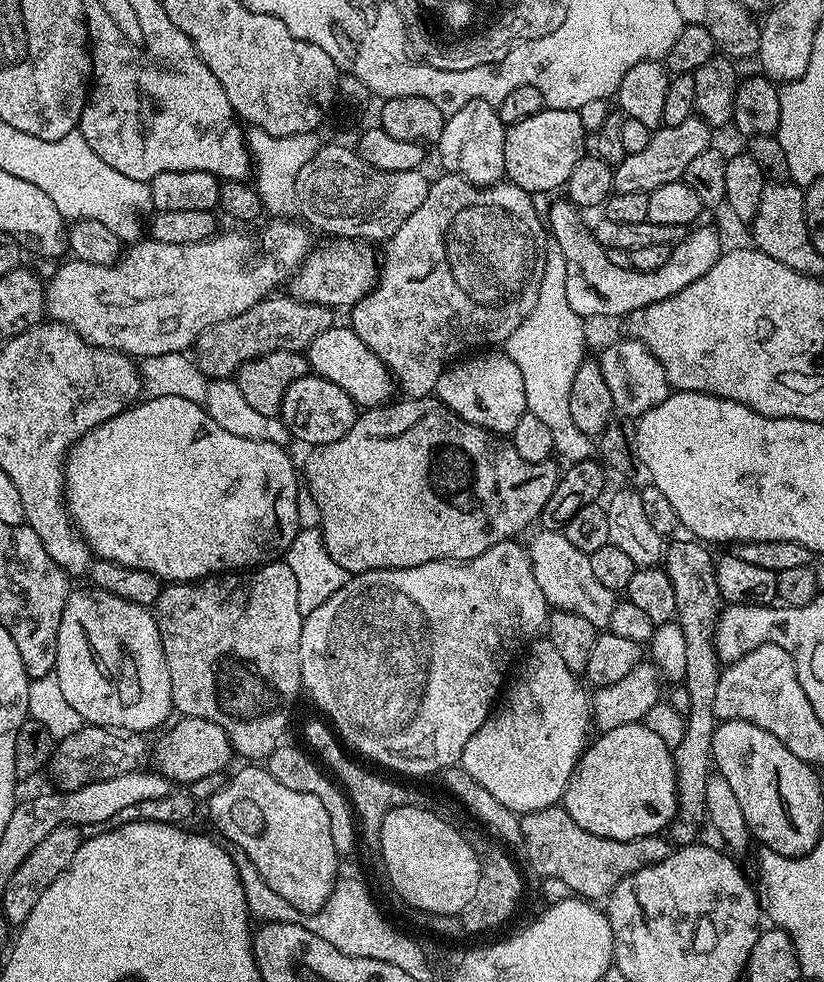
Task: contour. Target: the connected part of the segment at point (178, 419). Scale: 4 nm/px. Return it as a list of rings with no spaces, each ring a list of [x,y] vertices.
[[[137,402],[125,408],[122,414],[102,422],[102,426],[90,430],[72,447],[64,462],[64,498],[77,533],[99,559],[146,570],[161,582],[195,582],[206,576],[233,570],[251,570],[283,557],[302,528],[300,488],[296,485],[298,464],[288,457],[289,449],[272,442],[250,442],[250,438],[238,438],[238,434],[229,434],[199,404],[176,407],[180,408],[147,408],[144,402]]]

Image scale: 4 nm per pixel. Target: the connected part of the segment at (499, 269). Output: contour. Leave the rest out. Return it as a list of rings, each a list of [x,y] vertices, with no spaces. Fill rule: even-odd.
[[[451,174],[433,179],[422,206],[383,245],[376,287],[350,309],[350,327],[382,358],[405,397],[431,397],[445,368],[473,350],[503,345],[534,310],[534,302],[538,302],[542,260],[536,239],[540,236],[540,224],[542,228],[541,213],[539,216],[516,200],[521,199],[522,193],[515,184],[501,183],[498,191],[505,200],[492,204],[492,188],[479,188]]]

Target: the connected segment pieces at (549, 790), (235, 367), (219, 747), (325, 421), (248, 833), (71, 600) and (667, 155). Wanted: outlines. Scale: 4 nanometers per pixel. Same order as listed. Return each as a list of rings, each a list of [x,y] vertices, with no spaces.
[[[547,638],[537,639],[527,652],[523,657],[524,665],[521,666],[512,689],[511,684],[507,689],[508,701],[504,705],[501,703],[474,734],[474,738],[466,742],[464,753],[459,759],[459,763],[470,777],[481,783],[486,790],[490,790],[503,806],[517,814],[546,810],[563,801],[572,772],[589,743],[588,728],[593,727],[589,693],[580,692],[579,686],[576,685],[577,673],[572,672],[566,662],[562,662],[562,654],[554,650],[552,641]]]
[[[273,294],[266,300],[259,300],[250,310],[245,310],[242,314],[234,314],[234,318],[226,318],[214,326],[210,326],[203,334],[196,339],[194,345],[194,359],[202,370],[202,374],[208,377],[209,381],[226,380],[235,377],[242,365],[250,362],[259,356],[265,356],[267,352],[277,352],[278,350],[290,350],[291,352],[304,352],[326,329],[333,327],[333,309],[327,304],[311,304],[305,300],[297,300],[291,295]]]
[[[185,716],[177,721],[176,725],[173,723],[167,729],[169,732],[157,744],[155,741],[151,749],[150,760],[151,763],[156,763],[153,764],[155,771],[180,786],[189,786],[200,778],[223,773],[224,767],[234,760],[232,743],[226,730],[222,730],[222,726],[214,726],[214,722],[206,718],[197,716]]]
[[[309,374],[290,382],[290,386],[284,391],[278,415],[288,428],[288,435],[293,441],[301,440],[307,446],[319,446],[338,442],[342,434],[355,426],[358,406],[352,401],[350,394],[342,390],[342,386],[334,386],[334,382],[326,382],[326,378]]]
[[[244,766],[240,773],[230,779],[207,801],[206,808],[216,823],[216,828],[225,836],[233,849],[242,851],[258,870],[258,874],[290,906],[297,908],[301,914],[317,912],[330,898],[336,886],[341,857],[334,846],[334,838],[330,838],[330,814],[326,814],[326,806],[314,794],[302,794],[298,790],[290,790],[290,786],[282,786],[260,766]]]
[[[69,591],[68,601],[62,610],[62,622],[58,626],[54,674],[58,678],[58,686],[62,686],[66,702],[82,714],[84,721],[97,728],[148,734],[159,724],[167,725],[168,715],[174,712],[172,687],[155,615],[134,602],[126,602],[126,598],[118,598],[118,594],[87,591]]]
[[[693,114],[681,122],[679,126],[663,126],[655,129],[646,150],[638,150],[638,154],[627,154],[622,163],[615,165],[612,174],[612,186],[617,192],[653,192],[658,186],[666,186],[666,182],[683,180],[684,171],[693,158],[702,154],[713,143],[713,129],[706,121]]]

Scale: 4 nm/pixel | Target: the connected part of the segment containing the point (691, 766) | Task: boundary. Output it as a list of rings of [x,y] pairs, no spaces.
[[[695,538],[688,540],[673,539],[664,549],[662,557],[662,567],[664,573],[670,578],[674,586],[674,602],[676,603],[675,619],[678,621],[680,629],[684,632],[686,638],[686,674],[682,685],[690,692],[691,709],[686,717],[684,726],[684,737],[682,742],[675,745],[674,759],[676,762],[676,783],[678,791],[676,793],[676,816],[672,823],[666,829],[666,836],[673,845],[683,846],[685,844],[697,843],[700,827],[705,827],[706,813],[706,782],[710,774],[710,757],[712,754],[712,739],[714,730],[718,723],[714,710],[714,694],[718,690],[718,682],[722,671],[721,657],[716,654],[716,620],[722,611],[722,601],[718,582],[716,581],[716,560],[707,552],[705,545]]]

